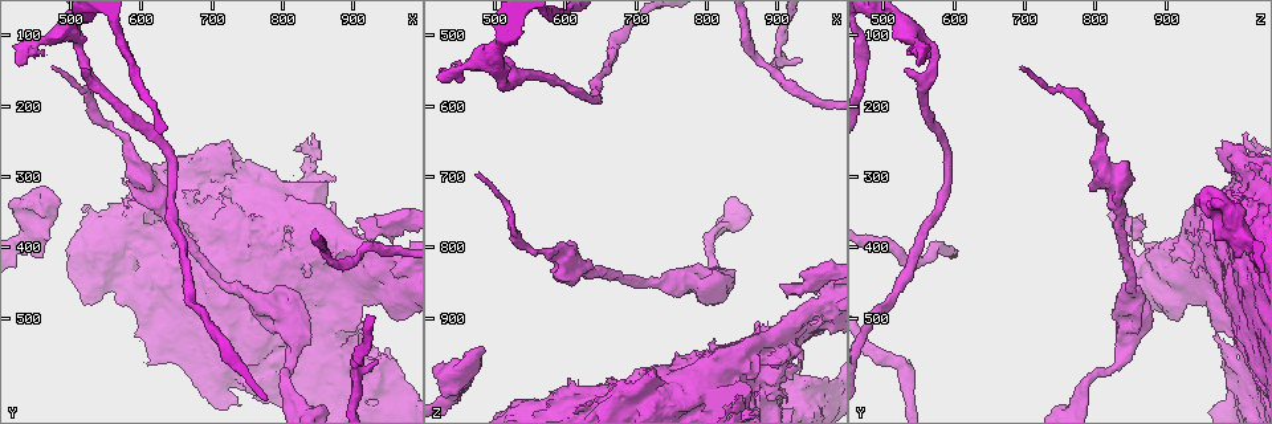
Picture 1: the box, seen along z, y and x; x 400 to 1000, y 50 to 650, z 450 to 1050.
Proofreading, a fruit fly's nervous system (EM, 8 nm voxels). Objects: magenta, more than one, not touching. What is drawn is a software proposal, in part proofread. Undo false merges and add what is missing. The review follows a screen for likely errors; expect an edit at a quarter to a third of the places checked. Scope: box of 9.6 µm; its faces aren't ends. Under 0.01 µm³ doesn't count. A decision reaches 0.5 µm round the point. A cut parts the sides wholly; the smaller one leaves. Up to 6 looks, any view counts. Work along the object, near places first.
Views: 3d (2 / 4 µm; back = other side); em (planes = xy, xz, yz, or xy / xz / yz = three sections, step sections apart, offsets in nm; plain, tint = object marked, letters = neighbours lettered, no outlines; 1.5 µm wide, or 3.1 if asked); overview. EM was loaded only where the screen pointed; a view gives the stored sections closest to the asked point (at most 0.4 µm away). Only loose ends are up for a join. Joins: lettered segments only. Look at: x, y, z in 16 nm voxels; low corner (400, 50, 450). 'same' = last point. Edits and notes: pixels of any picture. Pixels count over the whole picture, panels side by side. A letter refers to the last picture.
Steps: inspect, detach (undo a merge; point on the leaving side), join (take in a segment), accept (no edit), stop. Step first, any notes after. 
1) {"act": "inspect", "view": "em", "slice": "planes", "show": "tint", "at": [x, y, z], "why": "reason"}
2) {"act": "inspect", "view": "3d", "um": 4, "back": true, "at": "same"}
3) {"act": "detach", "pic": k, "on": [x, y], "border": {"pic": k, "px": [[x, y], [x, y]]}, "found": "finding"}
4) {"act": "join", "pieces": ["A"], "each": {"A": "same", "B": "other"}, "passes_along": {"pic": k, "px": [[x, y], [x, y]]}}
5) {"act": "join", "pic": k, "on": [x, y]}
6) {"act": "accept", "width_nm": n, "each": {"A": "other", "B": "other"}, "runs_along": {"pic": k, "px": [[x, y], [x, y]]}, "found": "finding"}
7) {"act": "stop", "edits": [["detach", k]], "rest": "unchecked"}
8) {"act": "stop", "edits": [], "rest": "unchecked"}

{"act": "inspect", "view": "3d", "um": 4, "at": [475, 150, 695], "why": "branch stops here"}

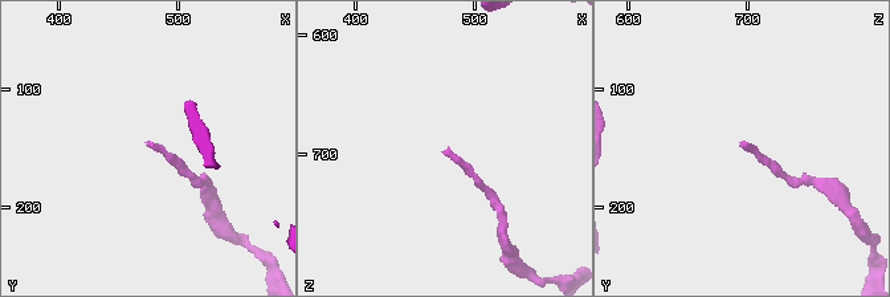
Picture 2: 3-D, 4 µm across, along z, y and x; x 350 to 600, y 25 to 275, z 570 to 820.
{"act": "inspect", "view": "em", "slice": "yz", "step": 8, "show": "letters", "at": [472, 146, 698], "why": "need the tissue"}

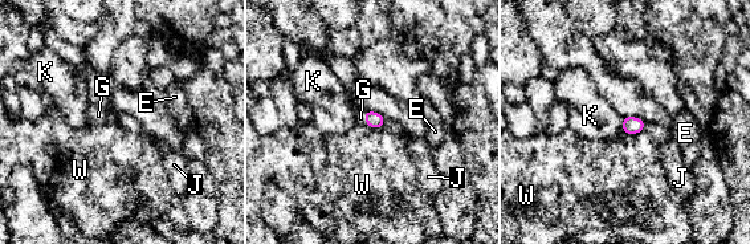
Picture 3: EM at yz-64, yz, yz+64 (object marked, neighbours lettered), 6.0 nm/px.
{"act": "inspect", "view": "em", "slice": "planes", "show": "letters", "at": "same", "why": "cut it another way"}

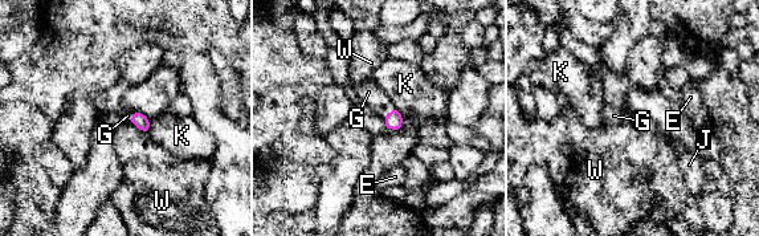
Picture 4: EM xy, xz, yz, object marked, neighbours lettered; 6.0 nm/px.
{"act": "join", "pieces": ["G"], "each": {"E": "other", "G": "same", "J": "other", "K": "other", "W": "other"}, "passes_along": {"pic": 4, "px": [[394, 121], [388, 113], [368, 92]]}, "found": "the cell continues"}

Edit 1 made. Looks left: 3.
{"act": "inspect", "view": "em", "slice": "xz", "step": 4, "show": "tint", "at": [555, 230, 810], "why": "thick turns thin"}

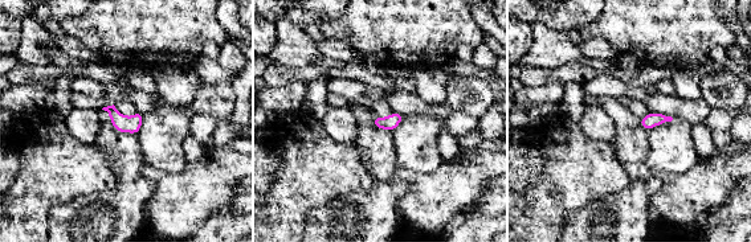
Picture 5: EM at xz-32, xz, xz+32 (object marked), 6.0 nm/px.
{"act": "inspect", "view": "em", "slice": "planes", "show": "tint", "at": "same", "why": "cut it another way"}

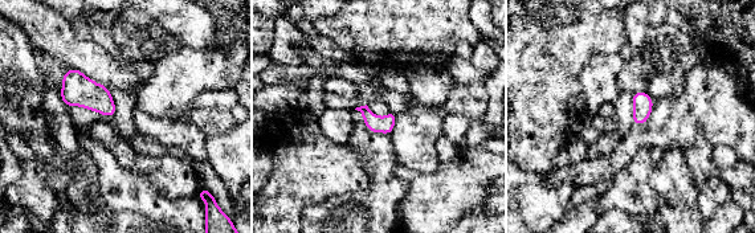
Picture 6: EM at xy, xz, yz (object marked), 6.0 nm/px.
{"act": "inspect", "view": "em", "slice": "planes", "show": "letters", "at": "same"}

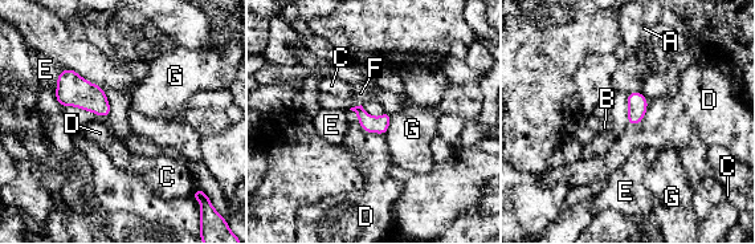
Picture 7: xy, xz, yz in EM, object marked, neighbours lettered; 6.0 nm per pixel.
{"act": "accept", "each": {"A": "other", "B": "other", "C": "other", "D": "other", "E": "other", "F": "other", "G": "other"}, "border": {"pic": 7, "px": [[350, 109], [366, 131], [383, 135]]}, "found": "one cell here"}

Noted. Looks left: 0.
{"act": "stop", "edits": [["join", 4]], "rest": "unchecked"}

